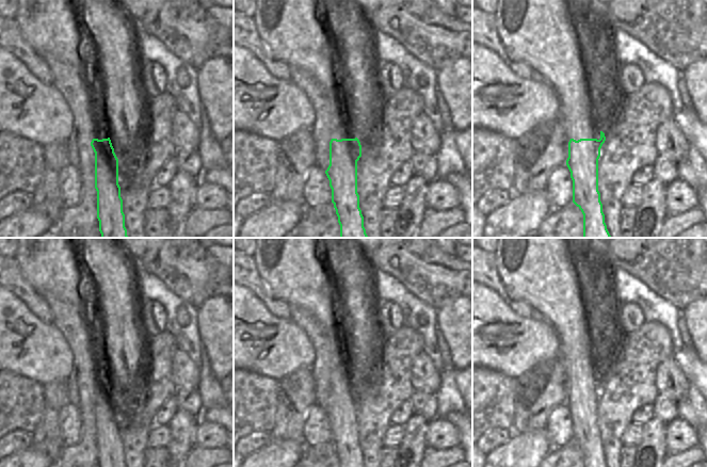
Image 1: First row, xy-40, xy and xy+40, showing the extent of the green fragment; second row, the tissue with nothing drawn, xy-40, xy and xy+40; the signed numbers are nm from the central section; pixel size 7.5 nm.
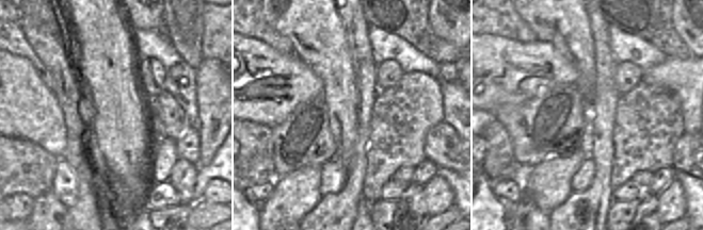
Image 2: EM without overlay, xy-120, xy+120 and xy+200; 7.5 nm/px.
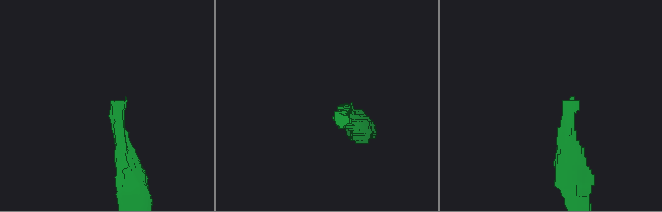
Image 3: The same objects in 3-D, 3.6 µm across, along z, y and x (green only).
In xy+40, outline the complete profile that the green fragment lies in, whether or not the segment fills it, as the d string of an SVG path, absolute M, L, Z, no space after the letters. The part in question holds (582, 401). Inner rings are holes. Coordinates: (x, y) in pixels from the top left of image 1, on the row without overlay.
M498 238L494 253L498 274L509 295L516 301L525 301L537 309L566 344L568 353L564 355L564 364L566 372L571 374L566 404L573 419L573 441L583 453L583 467L607 467L598 430L598 398L606 375L596 357L596 343L599 338L585 285L588 273L577 257L571 238Z

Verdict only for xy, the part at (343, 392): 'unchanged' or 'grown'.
grown

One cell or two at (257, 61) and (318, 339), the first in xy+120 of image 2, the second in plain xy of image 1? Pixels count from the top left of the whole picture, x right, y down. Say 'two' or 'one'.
two

